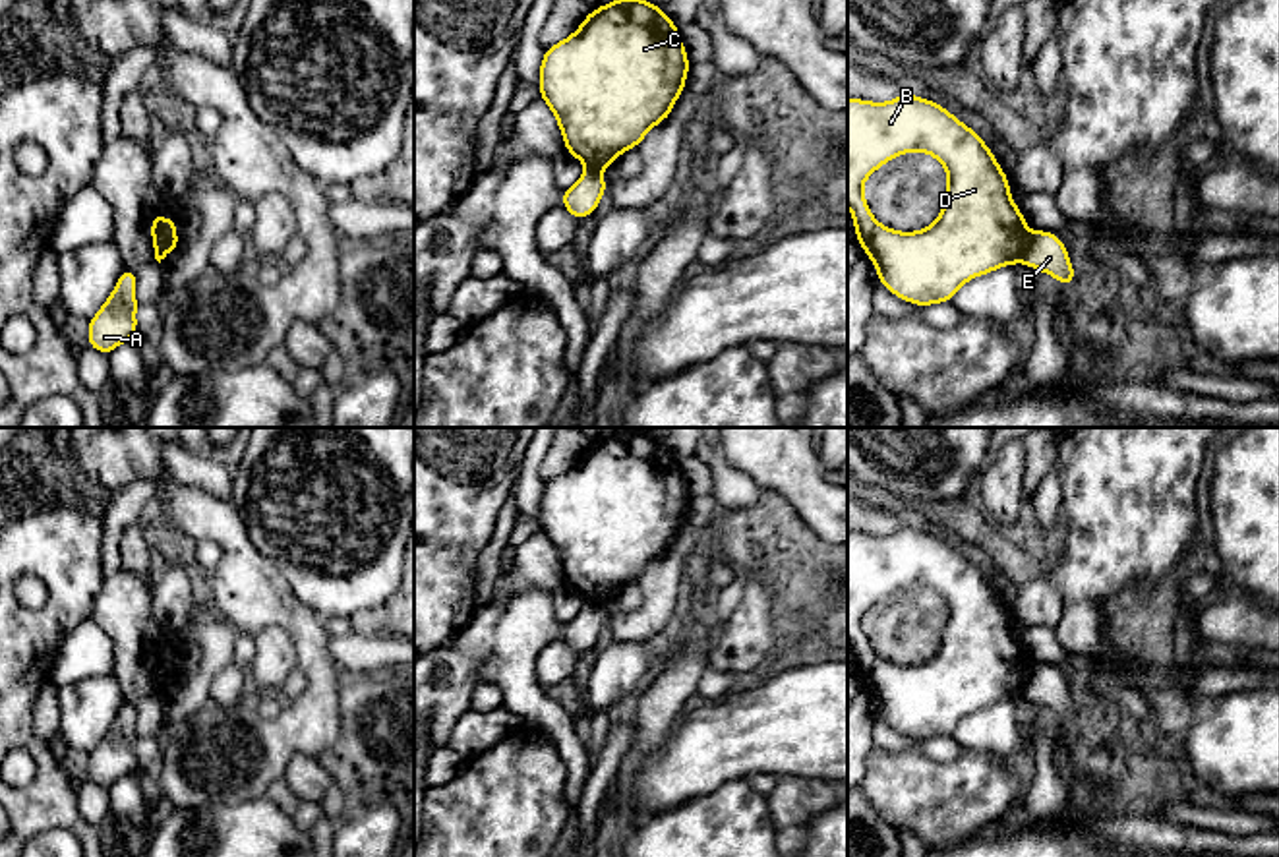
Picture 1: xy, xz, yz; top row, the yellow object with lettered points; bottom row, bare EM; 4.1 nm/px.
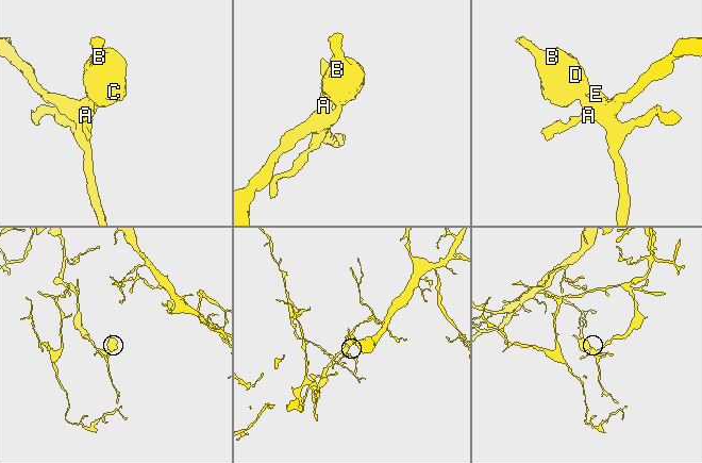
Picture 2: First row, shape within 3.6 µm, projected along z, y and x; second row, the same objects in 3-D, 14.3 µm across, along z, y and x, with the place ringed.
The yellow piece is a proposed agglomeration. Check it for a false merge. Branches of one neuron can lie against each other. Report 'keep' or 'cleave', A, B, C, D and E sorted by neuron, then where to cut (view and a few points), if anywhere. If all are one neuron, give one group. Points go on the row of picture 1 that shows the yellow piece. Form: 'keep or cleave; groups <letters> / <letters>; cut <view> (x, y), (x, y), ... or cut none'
cleave; groups A E / B C D; cut yz (1028, 231), (1020, 260)

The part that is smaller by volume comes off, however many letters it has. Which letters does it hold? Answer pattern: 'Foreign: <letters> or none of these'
Foreign: B, C, D

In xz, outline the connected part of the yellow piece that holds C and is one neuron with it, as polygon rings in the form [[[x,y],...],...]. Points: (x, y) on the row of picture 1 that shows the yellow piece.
[[[611,0],[594,8],[573,35],[544,50],[538,89],[557,120],[567,155],[602,172],[671,116],[689,68],[679,27],[662,8],[648,0]]]

